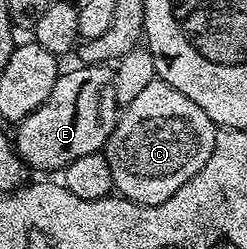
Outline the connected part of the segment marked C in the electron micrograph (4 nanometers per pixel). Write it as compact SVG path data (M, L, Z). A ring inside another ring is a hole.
M156 78L120 111L113 134L109 134L107 139L105 155L113 174L114 191L134 204L165 202L177 194L177 190L181 190L181 186L185 186L185 182L189 182L189 178L193 178L193 174L197 174L205 162L209 162L216 135L217 125L211 121L209 114L205 114L205 110L201 110L201 106L197 106L197 102L189 102L181 90Z

